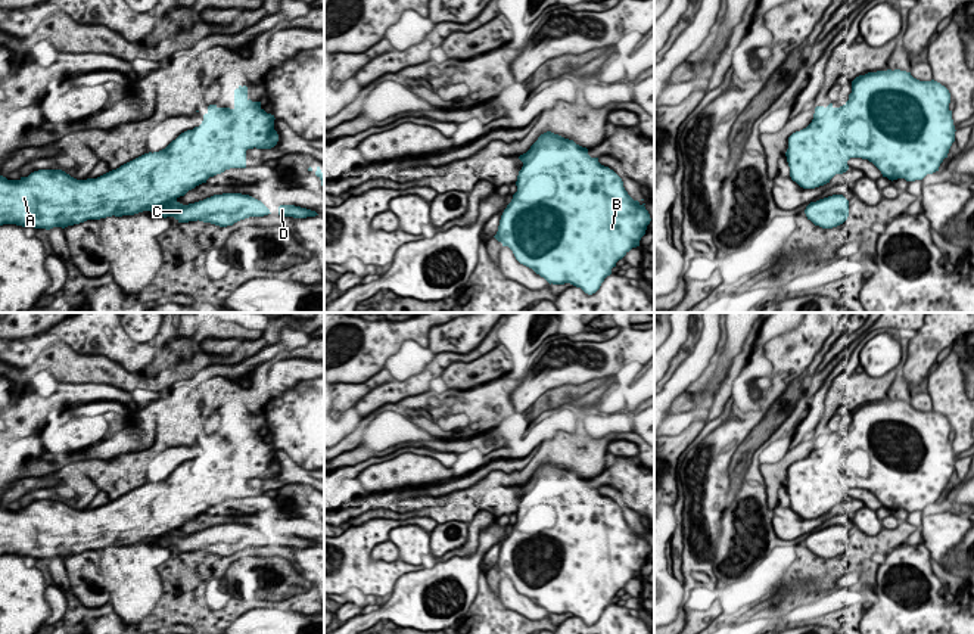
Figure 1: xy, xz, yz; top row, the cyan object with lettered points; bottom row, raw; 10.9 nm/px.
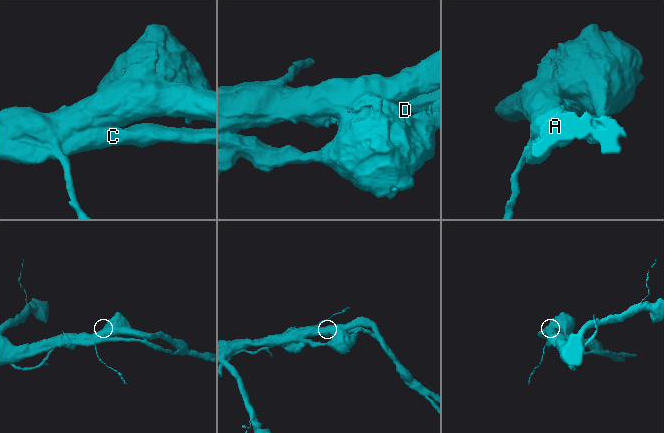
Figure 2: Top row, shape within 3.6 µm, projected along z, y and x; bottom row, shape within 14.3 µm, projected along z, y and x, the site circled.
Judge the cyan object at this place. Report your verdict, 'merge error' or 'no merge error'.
merge error

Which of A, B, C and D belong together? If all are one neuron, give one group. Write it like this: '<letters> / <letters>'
A C D / B

